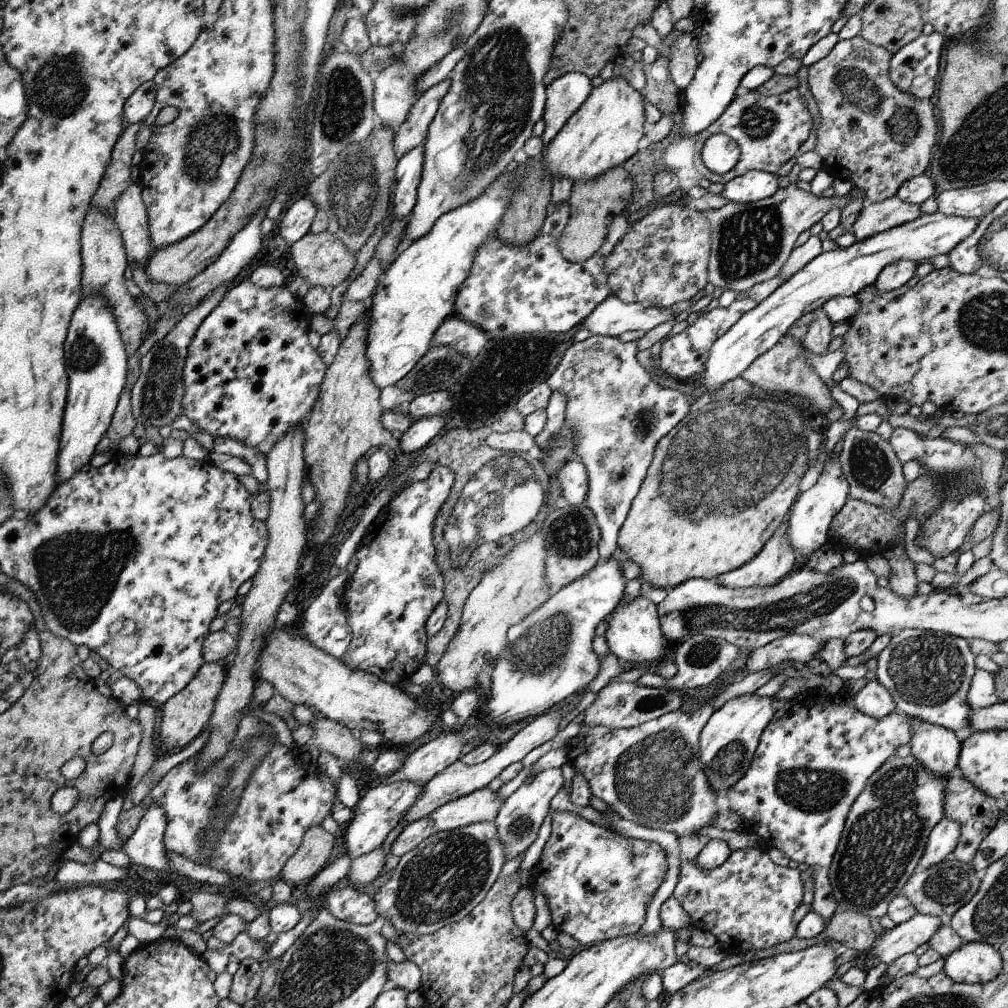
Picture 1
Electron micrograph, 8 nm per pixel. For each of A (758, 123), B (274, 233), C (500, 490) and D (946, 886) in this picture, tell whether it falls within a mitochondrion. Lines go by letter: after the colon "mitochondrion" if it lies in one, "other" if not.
A: mitochondrion
B: other
C: mitochondrion
D: mitochondrion

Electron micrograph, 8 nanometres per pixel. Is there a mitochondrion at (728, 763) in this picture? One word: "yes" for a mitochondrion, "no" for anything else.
yes

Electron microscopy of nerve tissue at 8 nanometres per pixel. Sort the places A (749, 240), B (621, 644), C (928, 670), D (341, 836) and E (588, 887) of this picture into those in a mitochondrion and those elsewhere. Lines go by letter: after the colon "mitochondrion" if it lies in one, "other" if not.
A: mitochondrion
B: other
C: mitochondrion
D: other
E: other

